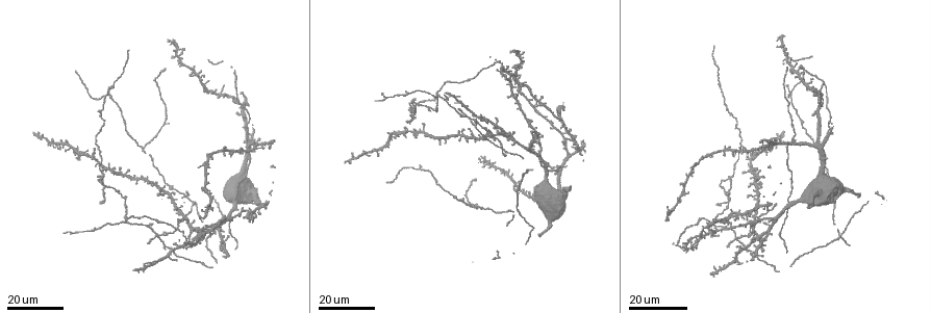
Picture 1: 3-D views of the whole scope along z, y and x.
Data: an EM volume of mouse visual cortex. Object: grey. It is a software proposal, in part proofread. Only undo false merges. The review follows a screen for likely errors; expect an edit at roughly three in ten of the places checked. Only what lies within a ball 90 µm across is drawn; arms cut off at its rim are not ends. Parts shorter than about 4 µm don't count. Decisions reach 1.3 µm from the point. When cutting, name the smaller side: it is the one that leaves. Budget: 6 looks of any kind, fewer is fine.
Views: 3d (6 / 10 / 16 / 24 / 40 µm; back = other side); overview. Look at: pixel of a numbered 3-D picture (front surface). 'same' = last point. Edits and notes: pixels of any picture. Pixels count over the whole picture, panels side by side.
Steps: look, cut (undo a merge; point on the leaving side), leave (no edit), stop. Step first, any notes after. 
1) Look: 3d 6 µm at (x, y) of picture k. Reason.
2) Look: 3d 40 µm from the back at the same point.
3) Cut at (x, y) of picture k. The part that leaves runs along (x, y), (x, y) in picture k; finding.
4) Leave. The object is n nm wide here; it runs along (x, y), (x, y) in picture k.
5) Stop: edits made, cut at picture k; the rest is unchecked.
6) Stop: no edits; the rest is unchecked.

Look: 3d 16 µm at (410, 111) of picture 1. Four-way junction.

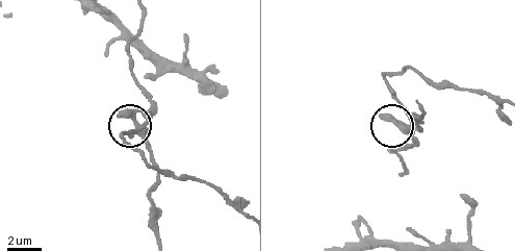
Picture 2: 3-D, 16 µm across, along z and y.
Look: 3d 10 µm at (402, 127) of picture 2.

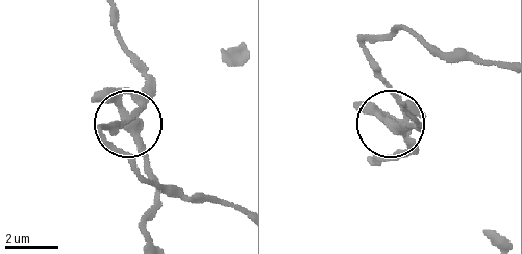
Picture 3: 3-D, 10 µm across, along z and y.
Cut at (131, 132) of picture 3. The part that leaves runs along (116, 99), (156, 197), (150, 237) in picture 3; a second cell is stuck on.

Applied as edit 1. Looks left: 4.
Look: overview. Redraw.

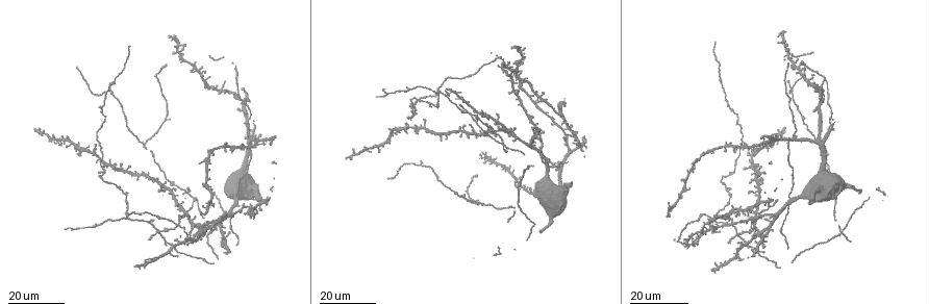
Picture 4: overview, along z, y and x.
Look: 3d 24 µm at (753, 149) of picture 4. Thin arm on a thick one.

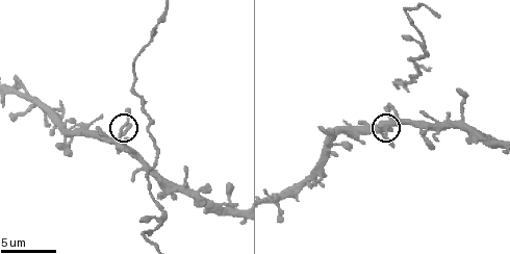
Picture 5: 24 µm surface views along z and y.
Look: 3d 6 µm at (119, 137) of picture 5.

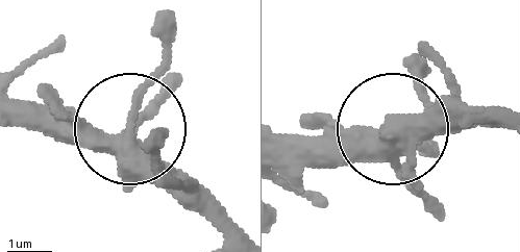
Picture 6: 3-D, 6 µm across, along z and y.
Leave. 4 arms meet here; it runs along (232, 233), (131, 121), (135, 87), (173, 35) in picture 6; all the same cell.

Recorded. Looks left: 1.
Stop: edits made, cut at picture 3; the rest is unchecked.

